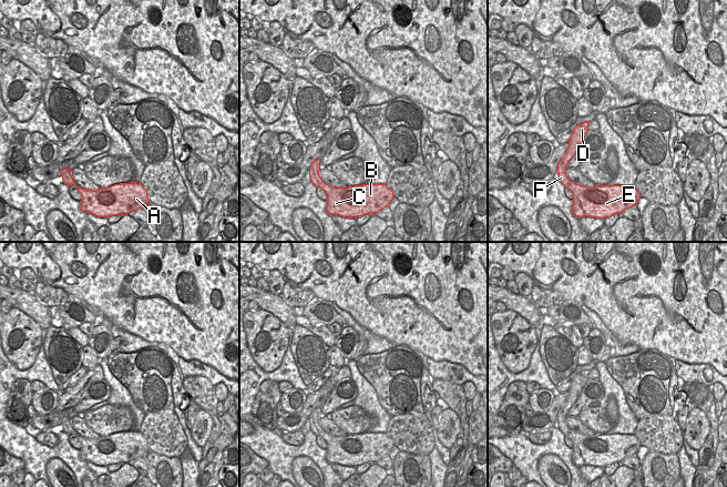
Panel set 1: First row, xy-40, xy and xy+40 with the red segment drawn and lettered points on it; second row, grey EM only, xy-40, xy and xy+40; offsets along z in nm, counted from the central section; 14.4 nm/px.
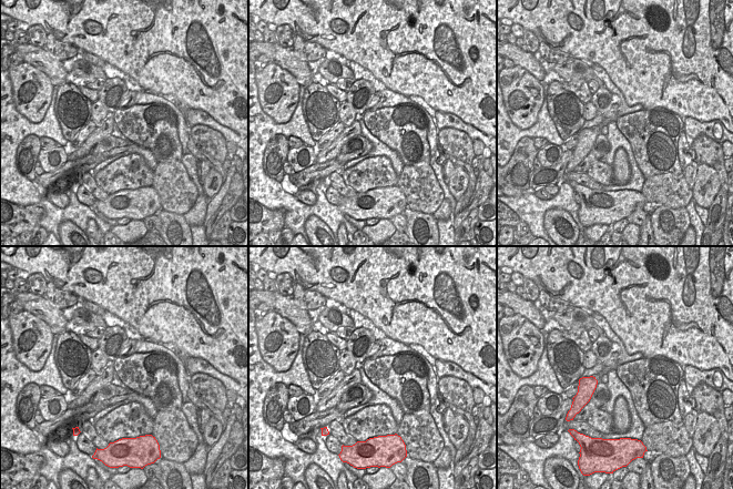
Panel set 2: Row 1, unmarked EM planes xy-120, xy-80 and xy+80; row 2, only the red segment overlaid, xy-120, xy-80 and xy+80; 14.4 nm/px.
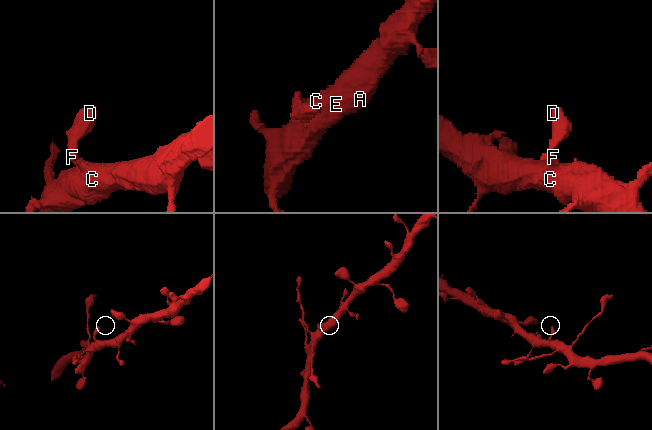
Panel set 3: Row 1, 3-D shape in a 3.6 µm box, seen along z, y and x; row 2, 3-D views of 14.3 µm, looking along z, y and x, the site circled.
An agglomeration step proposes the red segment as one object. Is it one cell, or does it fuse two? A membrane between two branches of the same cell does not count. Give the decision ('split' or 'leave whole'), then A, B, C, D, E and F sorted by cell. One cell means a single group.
leave whole; A B C D E F

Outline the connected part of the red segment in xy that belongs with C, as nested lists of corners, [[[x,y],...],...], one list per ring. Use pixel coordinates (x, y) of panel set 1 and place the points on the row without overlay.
[[[317,407],[309,416],[310,429],[326,442],[326,460],[331,465],[357,467],[366,463],[376,464],[388,456],[395,446],[392,438],[387,433],[366,432],[346,437],[332,436],[321,428],[319,418],[320,407]]]

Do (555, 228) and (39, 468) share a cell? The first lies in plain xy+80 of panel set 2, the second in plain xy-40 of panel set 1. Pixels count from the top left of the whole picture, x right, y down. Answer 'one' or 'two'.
two

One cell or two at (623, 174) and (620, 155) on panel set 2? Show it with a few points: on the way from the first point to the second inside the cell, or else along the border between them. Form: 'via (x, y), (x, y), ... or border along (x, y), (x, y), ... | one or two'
via (621, 170), (620, 160) | one

